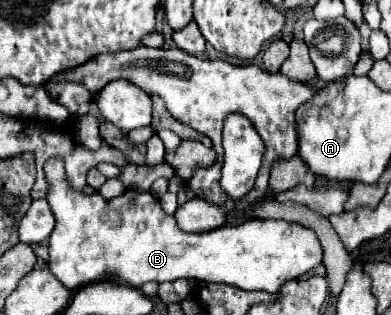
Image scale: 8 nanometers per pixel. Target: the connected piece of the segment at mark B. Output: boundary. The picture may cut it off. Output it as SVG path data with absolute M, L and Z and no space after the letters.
M49 160L45 164L45 176L49 182L49 208L55 216L55 228L49 236L49 270L69 290L95 284L95 282L117 282L129 288L141 288L145 282L171 282L177 278L193 278L201 282L221 282L241 290L265 290L279 292L283 284L301 278L309 270L323 262L323 246L311 228L285 220L261 220L253 218L239 226L221 226L209 232L187 234L179 230L175 218L165 214L161 202L149 192L125 190L117 198L103 198L99 192L87 196L71 192L65 182L65 170L61 160Z

